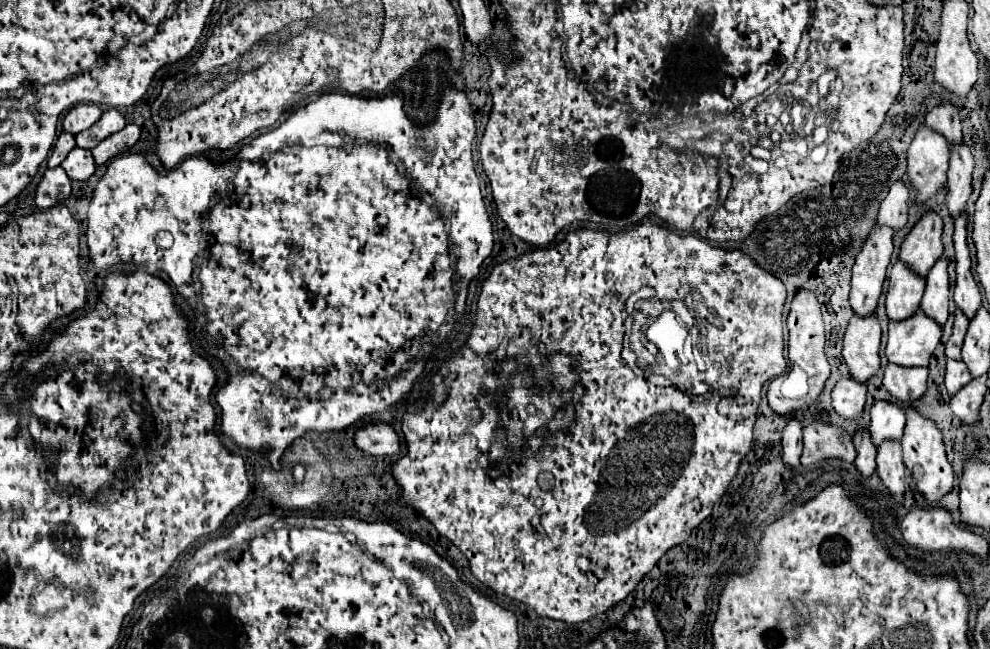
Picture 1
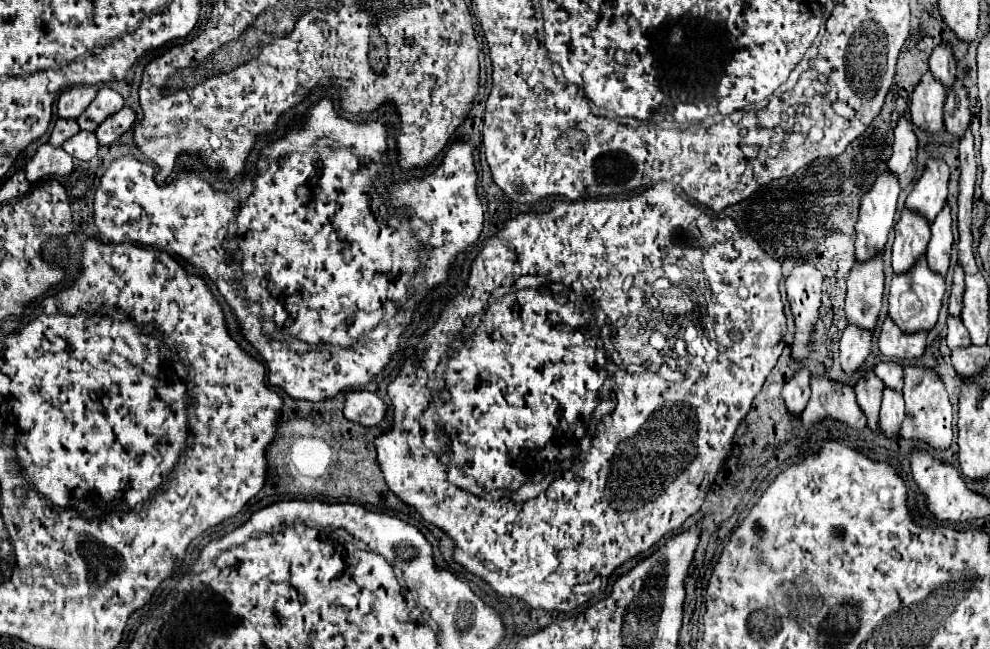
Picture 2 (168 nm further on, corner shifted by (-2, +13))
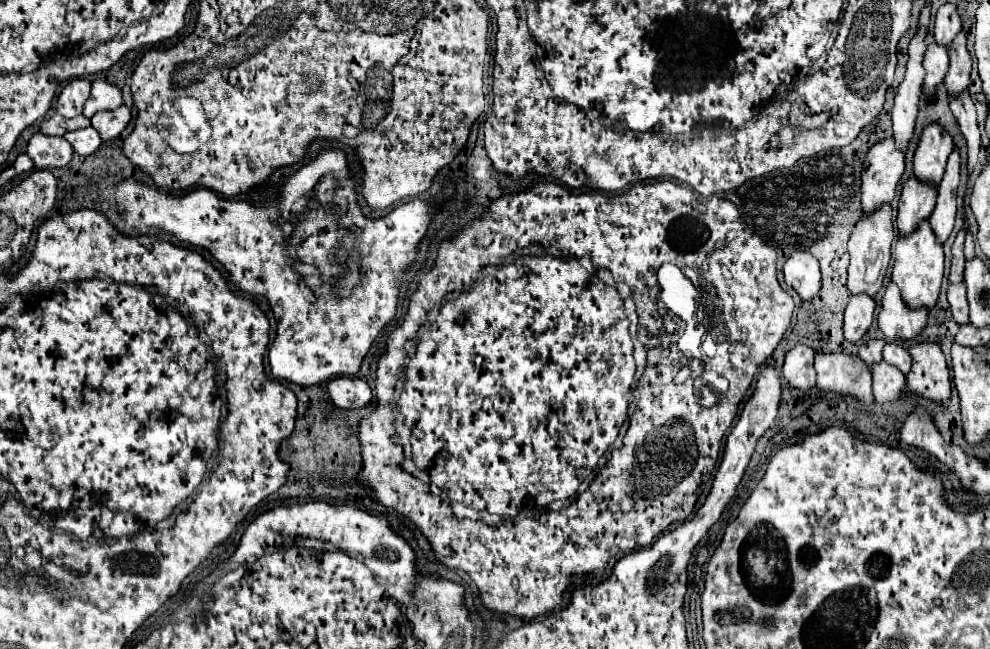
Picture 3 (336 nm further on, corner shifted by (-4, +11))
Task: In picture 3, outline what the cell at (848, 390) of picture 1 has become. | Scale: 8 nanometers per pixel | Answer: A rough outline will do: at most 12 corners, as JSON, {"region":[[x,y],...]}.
{"region":[[849,297],[845,341],[863,339],[871,327],[875,301]]}

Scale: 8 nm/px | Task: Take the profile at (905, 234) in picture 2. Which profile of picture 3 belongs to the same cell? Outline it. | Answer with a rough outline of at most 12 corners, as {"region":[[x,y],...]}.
{"region":[[915,177],[899,199],[899,235],[911,235],[931,217],[937,191]]}

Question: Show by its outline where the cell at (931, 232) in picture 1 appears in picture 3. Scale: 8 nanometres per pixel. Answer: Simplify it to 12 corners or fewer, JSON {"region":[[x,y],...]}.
{"region":[[939,125],[923,131],[915,177],[939,187],[951,137]]}

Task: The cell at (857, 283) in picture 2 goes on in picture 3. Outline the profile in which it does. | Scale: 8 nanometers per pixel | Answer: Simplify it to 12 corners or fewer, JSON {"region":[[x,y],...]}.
{"region":[[891,207],[863,215],[849,239],[851,295],[883,287]]}

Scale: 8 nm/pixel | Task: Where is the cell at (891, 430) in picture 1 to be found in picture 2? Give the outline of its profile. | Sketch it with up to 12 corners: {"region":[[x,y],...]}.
{"region":[[879,361],[875,373],[885,385],[901,391],[903,365]]}

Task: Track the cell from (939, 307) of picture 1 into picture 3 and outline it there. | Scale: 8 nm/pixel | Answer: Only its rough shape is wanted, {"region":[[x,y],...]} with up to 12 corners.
{"region":[[959,151],[949,155],[929,225],[943,245],[955,223]]}

